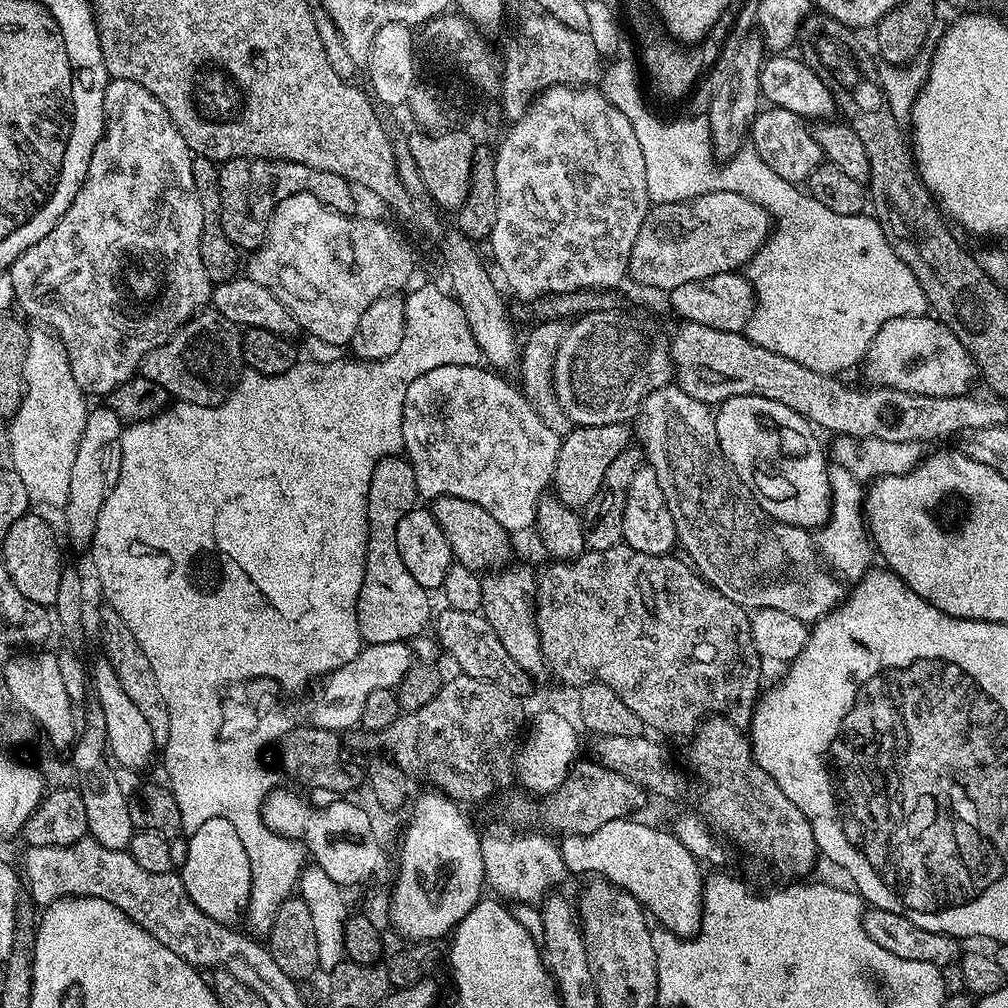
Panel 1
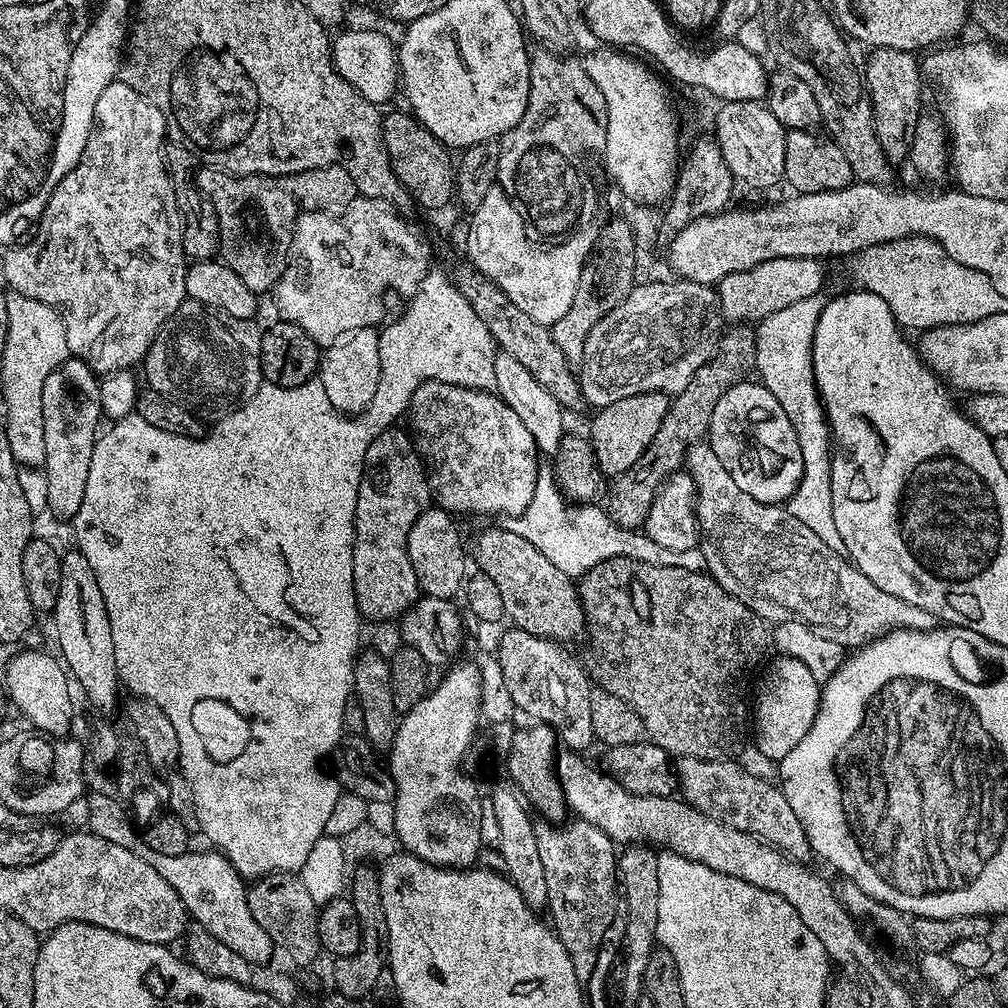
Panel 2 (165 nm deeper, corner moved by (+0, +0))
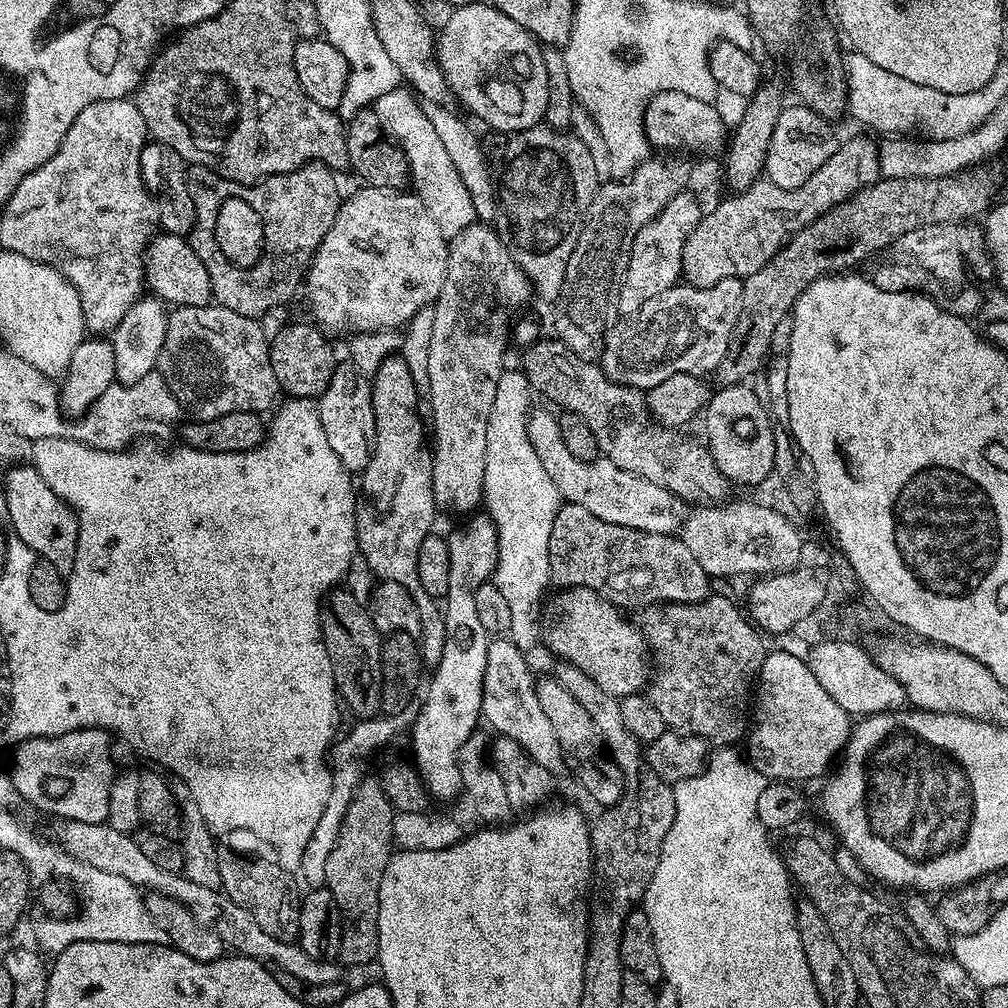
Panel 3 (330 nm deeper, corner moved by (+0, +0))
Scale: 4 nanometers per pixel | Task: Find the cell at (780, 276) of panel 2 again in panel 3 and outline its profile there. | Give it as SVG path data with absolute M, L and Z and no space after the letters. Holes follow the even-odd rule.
M976 222L926 224L923 228L915 228L899 236L876 262L876 269L870 272L870 278L882 290L919 290L933 298L940 298L943 292L952 296L962 291L968 272L980 280L993 279L994 276L988 242L984 239L983 227Z

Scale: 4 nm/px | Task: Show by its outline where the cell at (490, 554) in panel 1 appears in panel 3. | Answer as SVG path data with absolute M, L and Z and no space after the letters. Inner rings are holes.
M570 588L563 593L564 601L560 604L560 617L552 629L547 629L546 644L554 655L565 664L578 666L582 674L590 674L606 694L617 698L639 693L650 680L650 653L648 645L644 642L644 635L639 627L627 620L625 613L617 605L613 604L608 597L601 592L595 592L589 588Z

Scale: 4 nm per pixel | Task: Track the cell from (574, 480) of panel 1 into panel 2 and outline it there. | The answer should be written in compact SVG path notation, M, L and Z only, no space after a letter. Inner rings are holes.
M647 392L634 394L630 398L618 398L618 402L610 402L610 406L595 413L590 439L598 466L604 471L605 477L621 476L640 463L650 442L654 442L654 434L658 434L658 426L662 426L662 418L666 418L669 403L669 393Z

